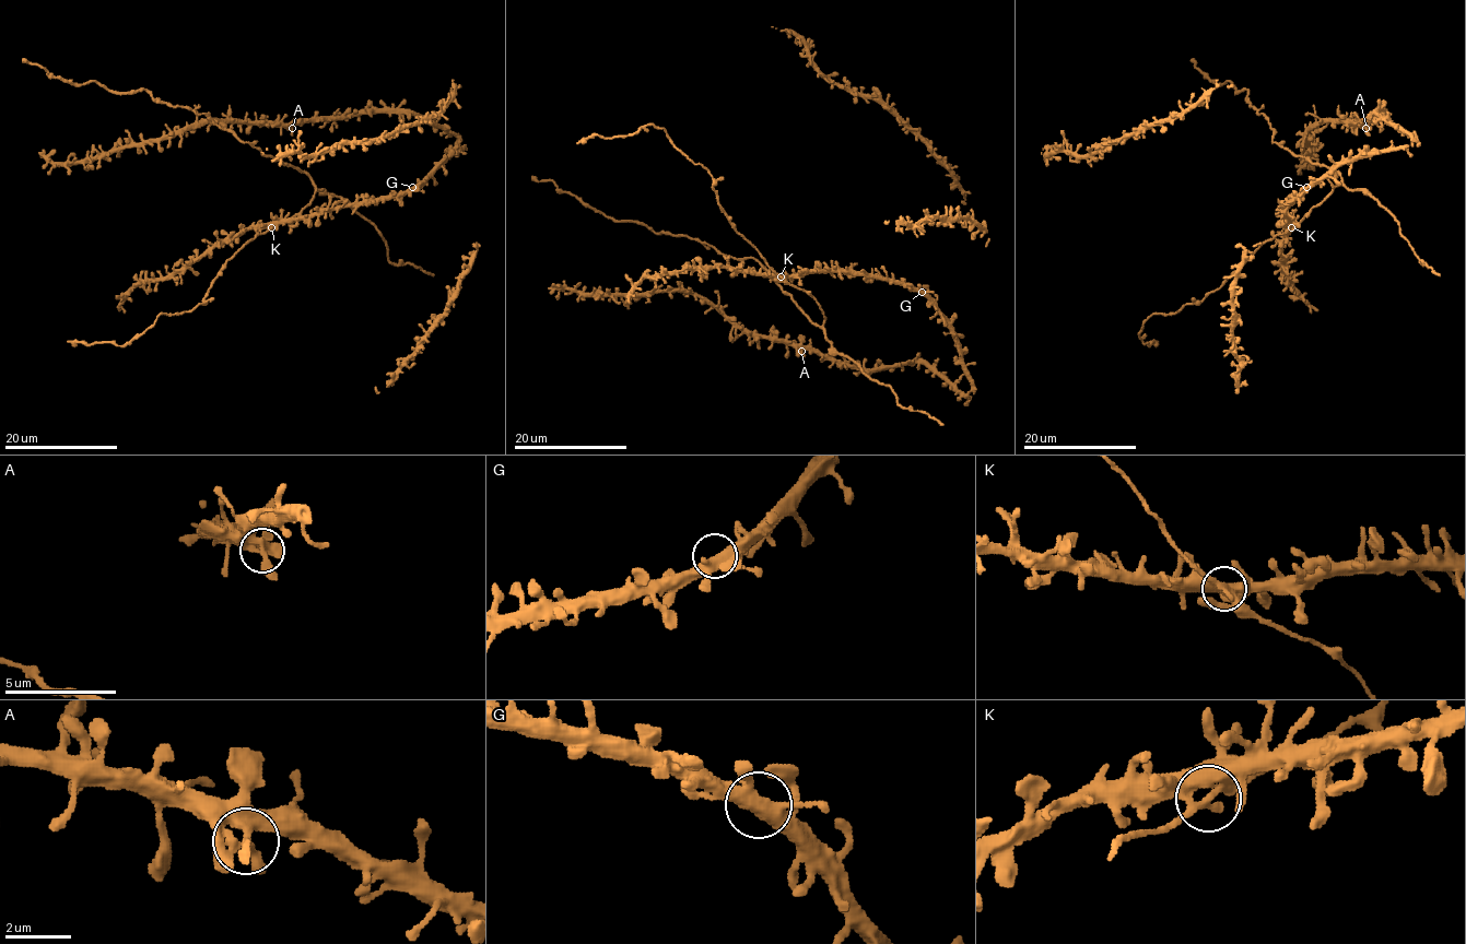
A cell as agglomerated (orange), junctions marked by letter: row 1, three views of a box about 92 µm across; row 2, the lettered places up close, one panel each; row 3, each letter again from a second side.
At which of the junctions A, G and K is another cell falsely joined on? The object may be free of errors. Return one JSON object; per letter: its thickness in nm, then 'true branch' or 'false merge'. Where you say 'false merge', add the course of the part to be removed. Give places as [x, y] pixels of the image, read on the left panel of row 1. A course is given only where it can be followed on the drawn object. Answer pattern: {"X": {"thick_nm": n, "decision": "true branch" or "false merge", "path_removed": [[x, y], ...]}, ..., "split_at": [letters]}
{"A": {"thick_nm": 280, "decision": "true branch"}, "G": {"thick_nm": 420, "decision": "true branch"}, "K": {"thick_nm": 320, "decision": "true branch"}, "split_at": []}

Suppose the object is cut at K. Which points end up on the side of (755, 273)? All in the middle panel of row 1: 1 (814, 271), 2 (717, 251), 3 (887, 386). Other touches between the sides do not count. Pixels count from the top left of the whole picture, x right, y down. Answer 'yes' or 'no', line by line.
1: yes
2: no
3: no

